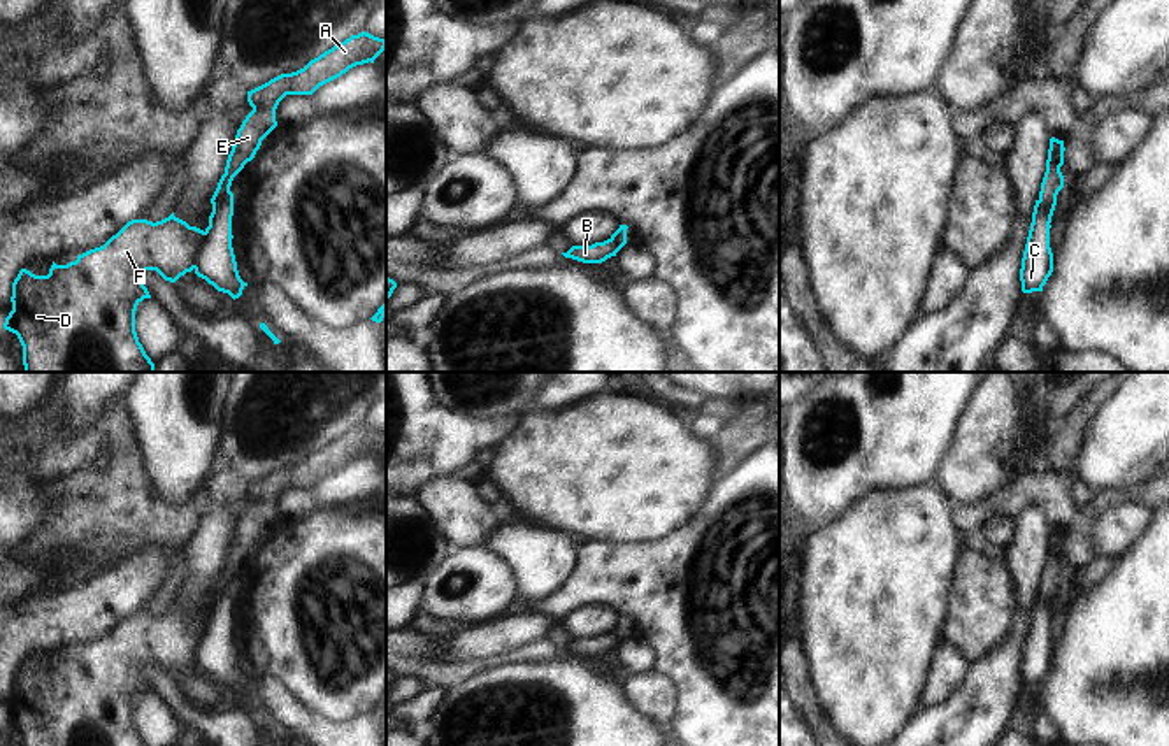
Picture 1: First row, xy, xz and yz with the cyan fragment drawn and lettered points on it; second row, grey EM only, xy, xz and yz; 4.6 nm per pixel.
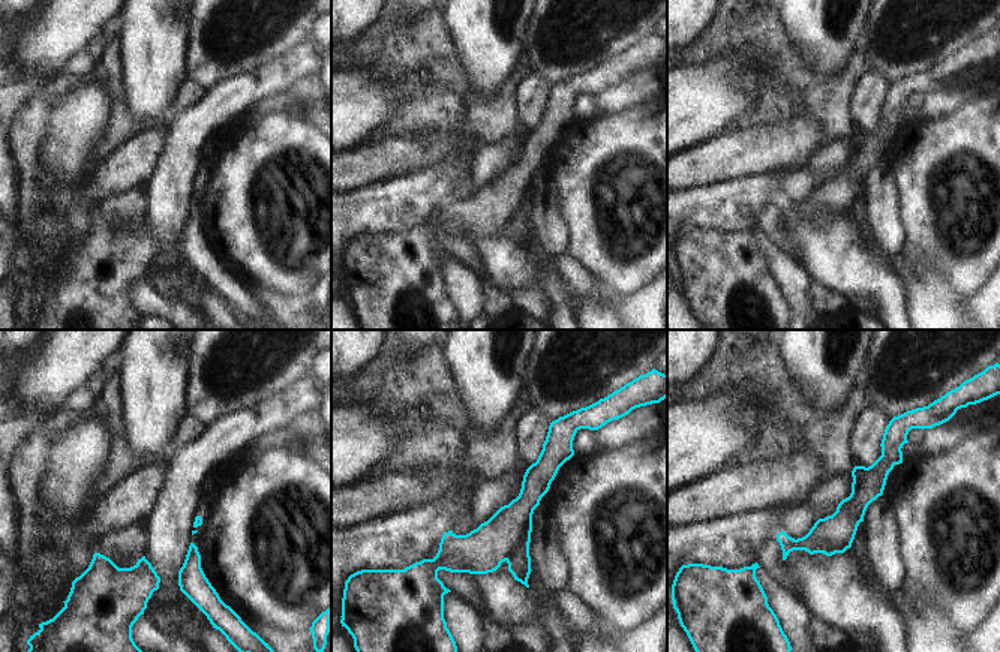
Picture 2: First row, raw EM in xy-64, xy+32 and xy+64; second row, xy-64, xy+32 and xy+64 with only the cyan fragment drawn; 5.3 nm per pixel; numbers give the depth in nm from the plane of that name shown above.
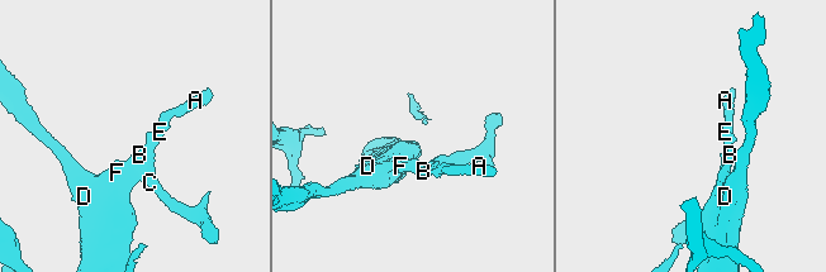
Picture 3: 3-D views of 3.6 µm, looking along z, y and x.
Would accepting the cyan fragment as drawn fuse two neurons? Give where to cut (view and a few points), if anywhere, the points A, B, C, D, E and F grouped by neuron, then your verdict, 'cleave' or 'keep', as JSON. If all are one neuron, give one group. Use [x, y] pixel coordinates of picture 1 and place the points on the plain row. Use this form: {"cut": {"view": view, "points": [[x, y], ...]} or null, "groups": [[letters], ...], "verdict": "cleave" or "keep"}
{"cut": {"view": "xy", "points": [[206, 625], [193, 660]]}, "groups": [["A", "B", "D", "E", "F"], ["C"]], "verdict": "cleave"}

